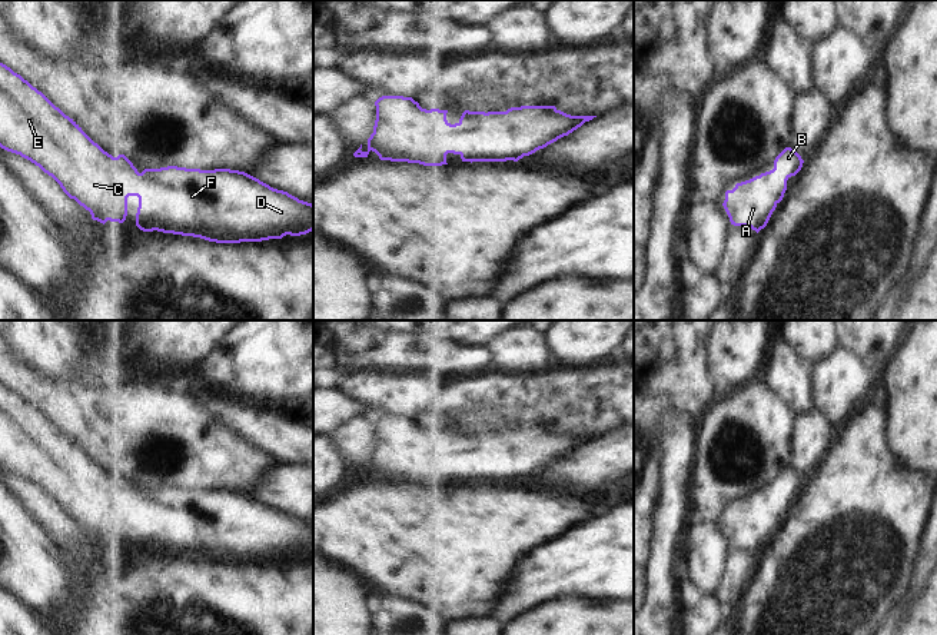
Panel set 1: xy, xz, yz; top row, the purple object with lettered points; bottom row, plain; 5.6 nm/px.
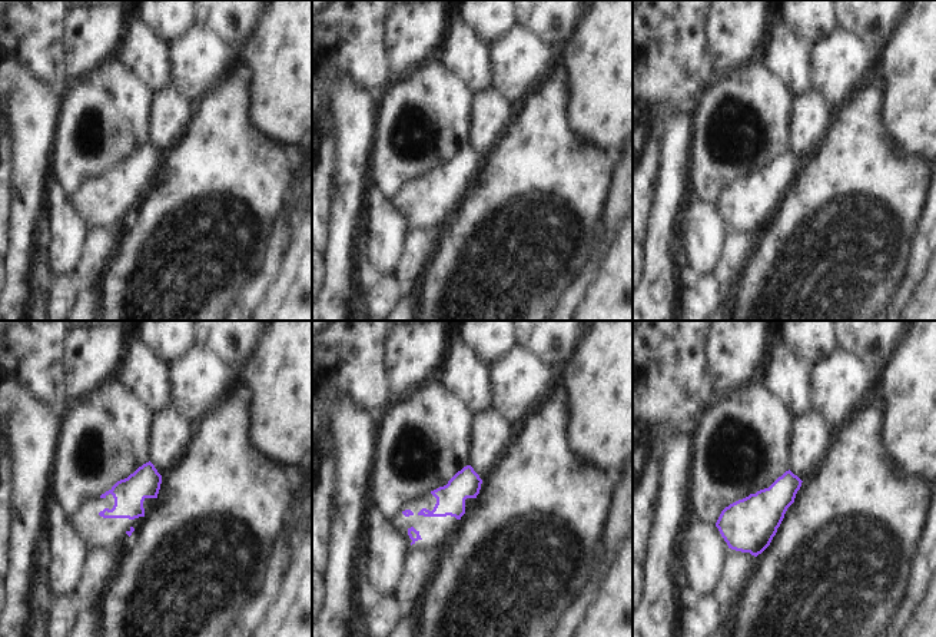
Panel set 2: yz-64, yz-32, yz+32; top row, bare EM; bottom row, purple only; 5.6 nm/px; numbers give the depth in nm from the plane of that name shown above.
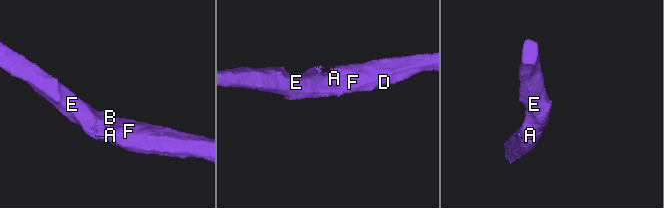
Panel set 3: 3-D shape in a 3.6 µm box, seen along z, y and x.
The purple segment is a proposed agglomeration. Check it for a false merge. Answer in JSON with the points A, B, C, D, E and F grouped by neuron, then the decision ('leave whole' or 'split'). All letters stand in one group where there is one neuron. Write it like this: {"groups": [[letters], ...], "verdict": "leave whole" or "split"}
{"groups": [["A", "B", "C", "D", "E", "F"]], "verdict": "leave whole"}

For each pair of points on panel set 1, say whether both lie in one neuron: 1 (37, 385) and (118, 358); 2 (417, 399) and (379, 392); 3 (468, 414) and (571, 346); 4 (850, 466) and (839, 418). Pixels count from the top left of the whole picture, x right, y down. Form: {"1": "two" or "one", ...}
{"1": "two", "2": "one", "3": "two", "4": "two"}

